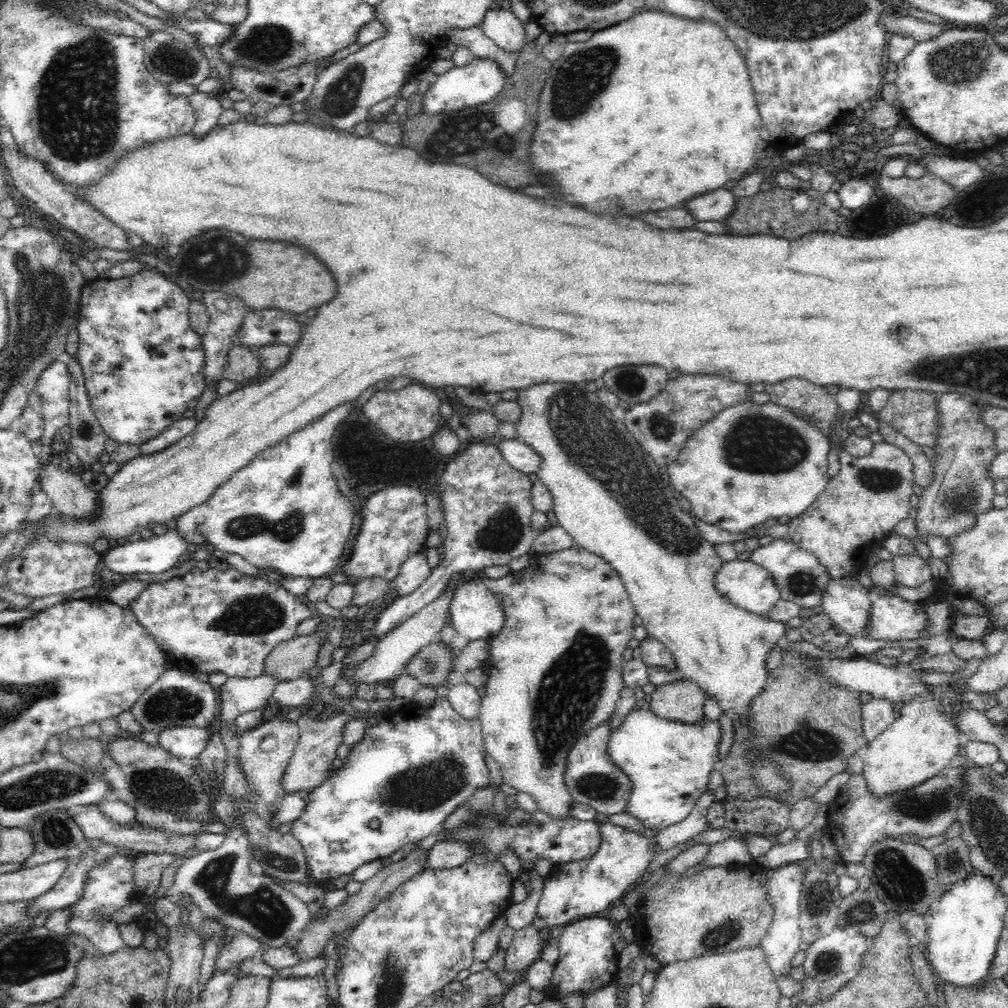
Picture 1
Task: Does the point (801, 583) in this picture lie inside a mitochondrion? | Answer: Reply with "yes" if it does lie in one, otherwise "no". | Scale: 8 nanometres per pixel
yes

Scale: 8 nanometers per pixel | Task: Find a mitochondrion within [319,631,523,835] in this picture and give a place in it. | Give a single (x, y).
(426, 787)

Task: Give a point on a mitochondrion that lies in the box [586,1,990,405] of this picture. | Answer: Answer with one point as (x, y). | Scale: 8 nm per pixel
(961, 62)

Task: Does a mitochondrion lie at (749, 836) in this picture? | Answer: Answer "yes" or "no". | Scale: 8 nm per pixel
no

